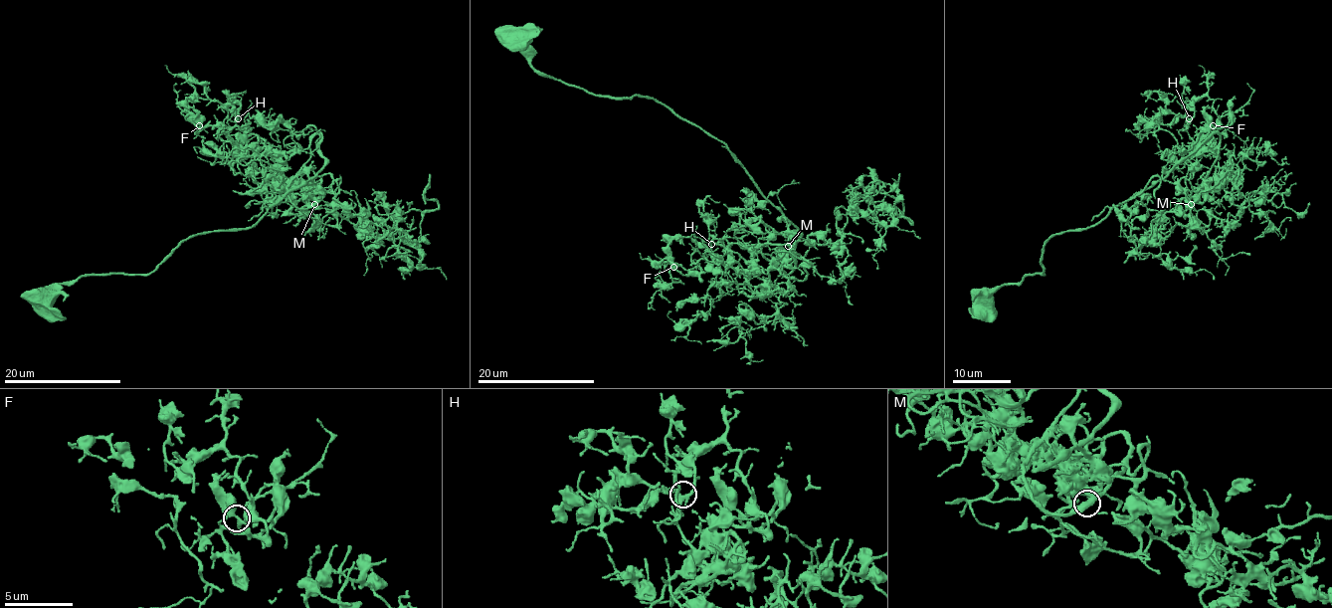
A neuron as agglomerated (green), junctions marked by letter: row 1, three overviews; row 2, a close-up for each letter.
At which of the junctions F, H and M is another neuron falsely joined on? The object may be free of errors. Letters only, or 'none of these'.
none of these

